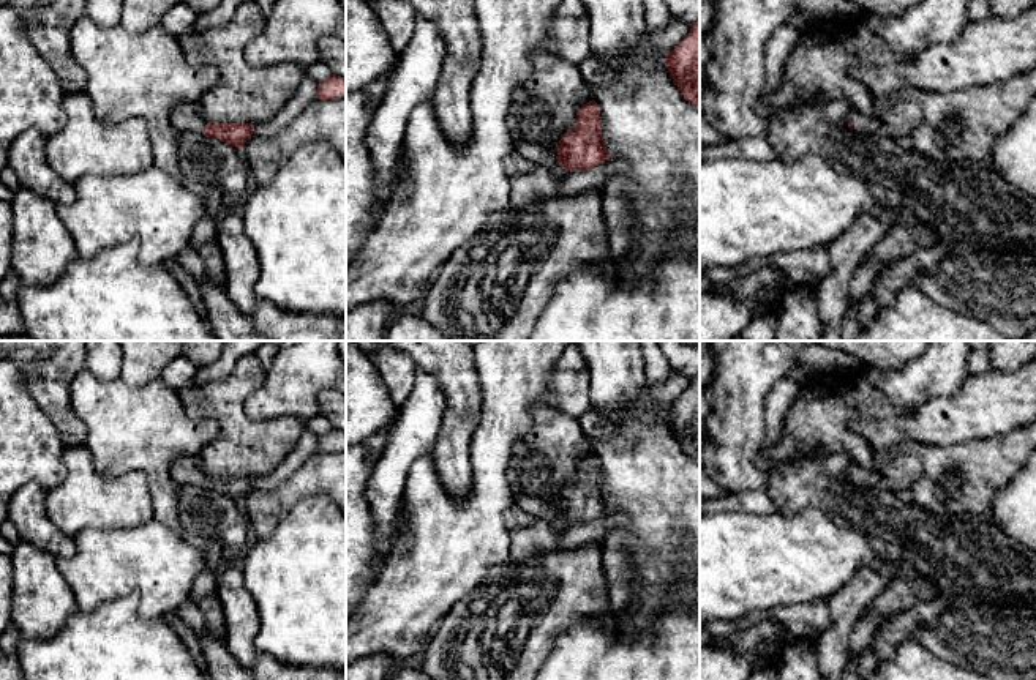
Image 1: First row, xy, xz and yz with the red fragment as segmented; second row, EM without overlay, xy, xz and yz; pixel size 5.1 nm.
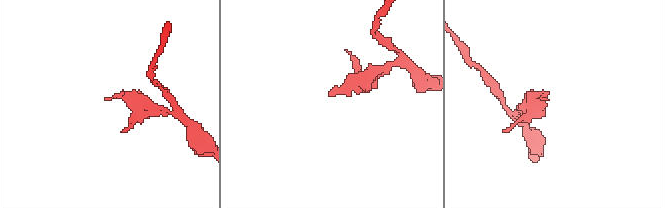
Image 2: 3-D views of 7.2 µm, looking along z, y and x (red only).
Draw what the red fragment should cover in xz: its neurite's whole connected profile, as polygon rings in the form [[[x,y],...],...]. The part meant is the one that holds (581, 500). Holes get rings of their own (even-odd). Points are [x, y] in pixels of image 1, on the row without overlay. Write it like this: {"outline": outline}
{"outline": [[[592,453],[583,458],[575,472],[575,481],[557,497],[557,517],[564,524],[591,522],[610,513],[603,497],[599,458]]]}

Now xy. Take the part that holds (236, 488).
{"outline": [[[180,456],[172,462],[171,478],[177,486],[204,488],[216,491],[231,500],[243,502],[251,491],[254,480],[251,476],[215,476],[199,469],[191,456]]]}

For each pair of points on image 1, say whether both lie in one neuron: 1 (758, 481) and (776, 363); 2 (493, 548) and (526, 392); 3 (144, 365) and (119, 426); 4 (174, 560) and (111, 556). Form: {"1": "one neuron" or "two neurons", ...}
{"1": "one neuron", "2": "one neuron", "3": "two neurons", "4": "one neuron"}

